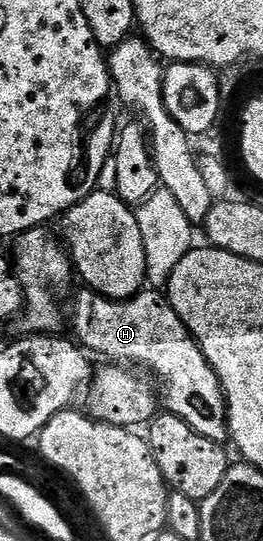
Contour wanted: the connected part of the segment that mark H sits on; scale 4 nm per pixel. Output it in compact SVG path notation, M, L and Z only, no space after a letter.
M90 287L84 290L75 305L74 334L83 347L117 363L148 366L165 383L166 412L189 423L205 439L226 442L229 428L223 385L166 296L159 291L140 291L126 301L115 301Z

